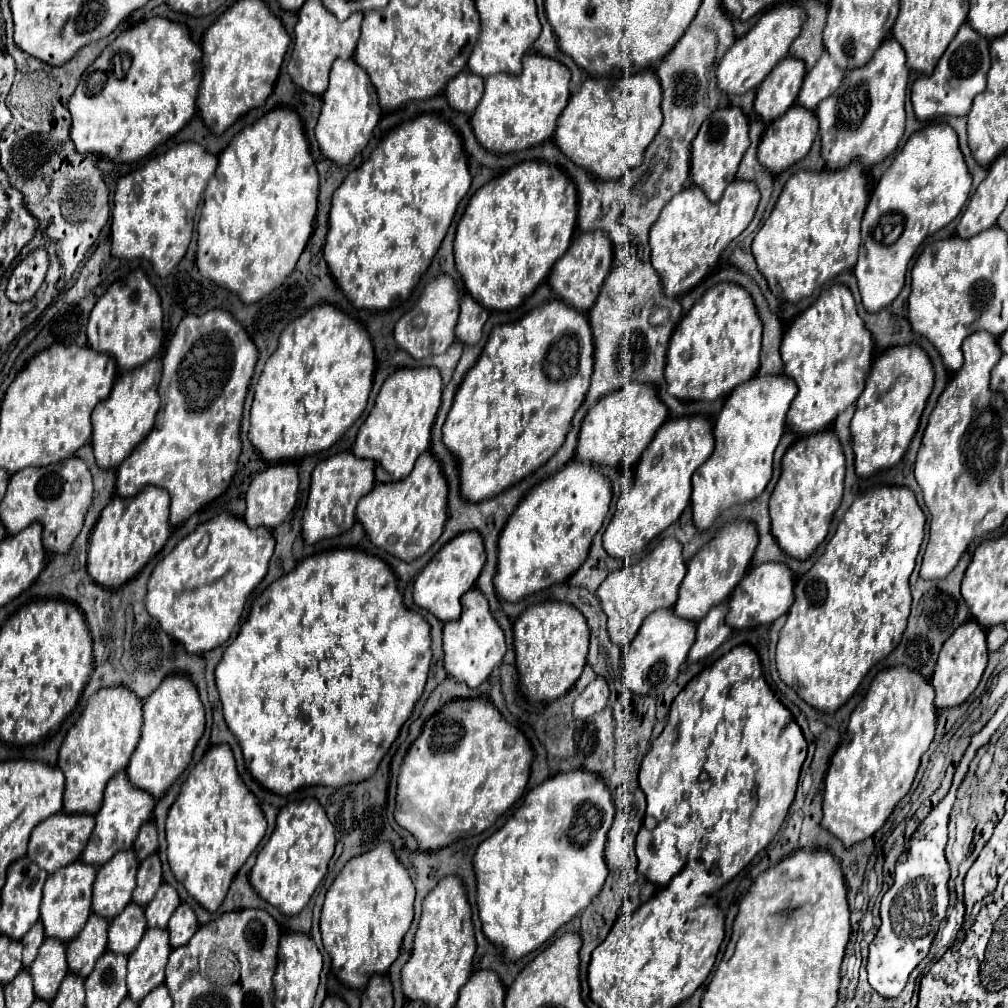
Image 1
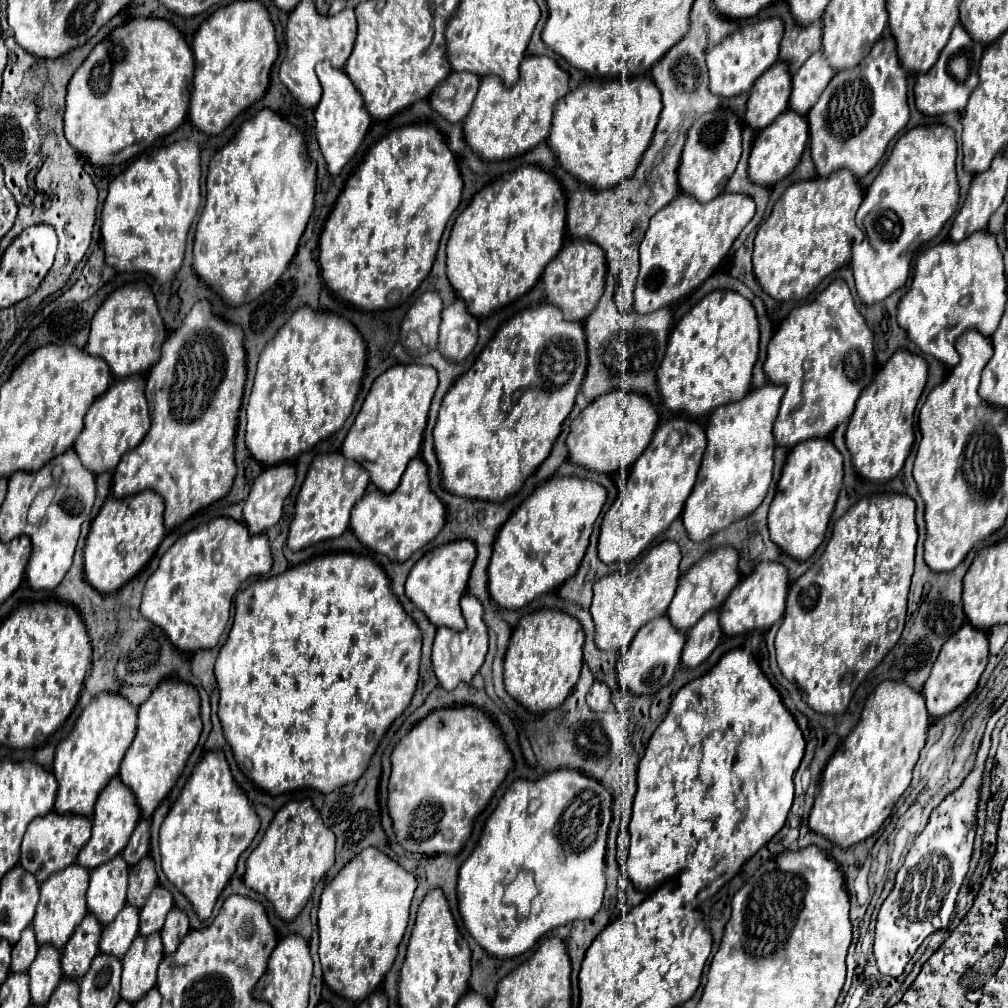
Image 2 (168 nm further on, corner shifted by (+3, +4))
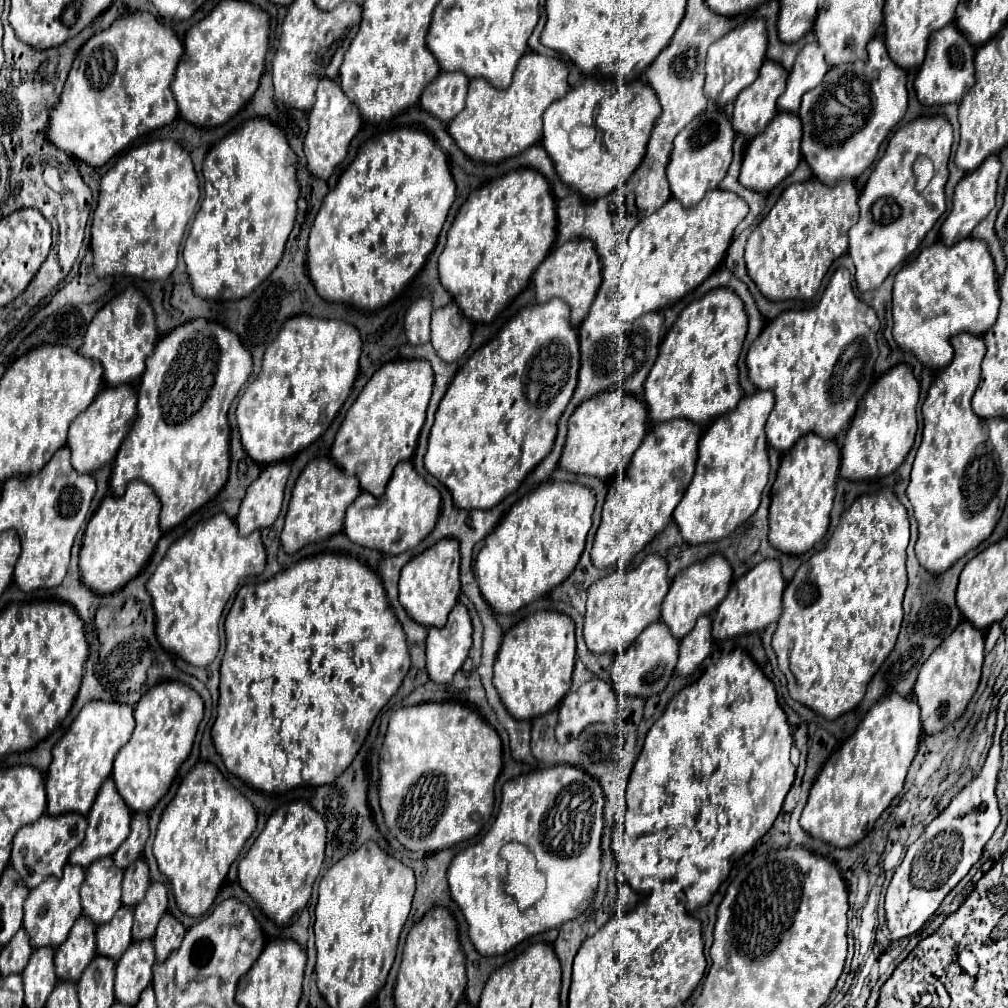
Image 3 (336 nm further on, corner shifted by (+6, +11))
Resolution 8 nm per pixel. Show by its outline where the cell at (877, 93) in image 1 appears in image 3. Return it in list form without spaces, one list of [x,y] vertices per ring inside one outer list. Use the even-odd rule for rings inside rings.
[[[873,37],[867,45],[867,59],[855,61],[849,65],[833,67],[825,75],[825,81],[813,89],[813,93],[805,93],[805,101],[801,101],[799,117],[803,121],[803,143],[801,151],[811,167],[813,175],[821,179],[825,185],[833,185],[839,179],[855,179],[859,177],[873,161],[875,155],[889,135],[889,131],[903,119],[907,111],[907,87],[905,87],[905,71],[895,65],[885,49],[881,37]]]

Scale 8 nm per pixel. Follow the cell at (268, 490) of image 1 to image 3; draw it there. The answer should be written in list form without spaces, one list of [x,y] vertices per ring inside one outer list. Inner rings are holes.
[[[287,463],[267,465],[261,475],[247,487],[237,515],[237,527],[243,537],[255,529],[265,529],[275,523],[283,503],[283,491],[289,477]]]

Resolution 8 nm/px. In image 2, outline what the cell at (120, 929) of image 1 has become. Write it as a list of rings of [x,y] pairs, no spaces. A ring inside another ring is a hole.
[[[126,904],[116,916],[116,920],[104,926],[102,940],[100,940],[100,952],[122,958],[128,952],[136,936],[138,936],[138,910]]]

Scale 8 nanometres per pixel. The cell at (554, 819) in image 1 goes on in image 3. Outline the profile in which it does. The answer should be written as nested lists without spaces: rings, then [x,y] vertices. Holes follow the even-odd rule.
[[[555,765],[547,769],[539,769],[529,775],[519,775],[507,781],[501,789],[501,805],[499,813],[485,835],[485,839],[461,851],[449,867],[447,881],[451,899],[461,907],[467,923],[469,923],[469,937],[475,949],[481,955],[501,955],[507,949],[515,947],[517,943],[529,939],[531,935],[543,933],[553,929],[569,919],[581,915],[593,901],[595,889],[599,885],[599,871],[601,871],[601,835],[603,835],[603,791],[597,779],[589,773],[573,767],[573,765]],[[505,843],[521,843],[531,847],[535,853],[537,869],[545,871],[545,895],[535,901],[529,909],[519,911],[517,903],[507,897],[501,889],[501,879],[507,873],[507,863],[499,857],[499,849]]]

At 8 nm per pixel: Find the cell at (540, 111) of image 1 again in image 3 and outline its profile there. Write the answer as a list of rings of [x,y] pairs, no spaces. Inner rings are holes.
[[[527,51],[517,63],[513,83],[507,89],[499,91],[491,87],[483,77],[471,79],[463,111],[449,123],[451,137],[455,139],[459,149],[473,161],[499,163],[525,151],[527,147],[541,141],[543,113],[547,105],[567,93],[567,75],[569,67],[563,59]]]

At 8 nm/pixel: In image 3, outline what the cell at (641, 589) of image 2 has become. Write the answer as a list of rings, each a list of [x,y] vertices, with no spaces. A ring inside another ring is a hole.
[[[649,553],[635,569],[623,571],[618,569],[599,579],[589,587],[587,593],[587,613],[585,613],[585,643],[593,653],[621,653],[625,651],[637,637],[639,633],[653,621],[661,617],[661,603],[669,591],[669,579],[667,579],[667,561],[659,553]]]

